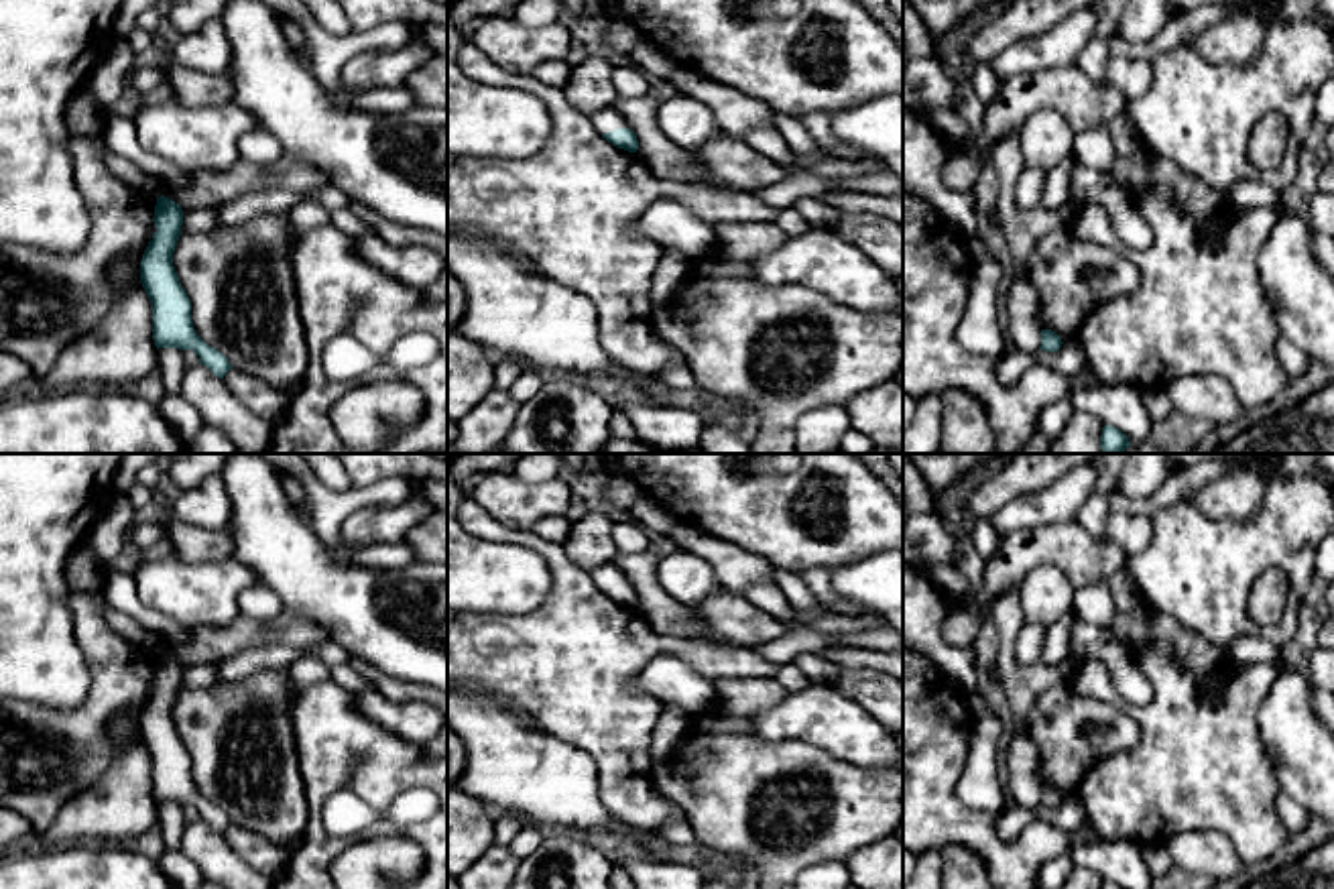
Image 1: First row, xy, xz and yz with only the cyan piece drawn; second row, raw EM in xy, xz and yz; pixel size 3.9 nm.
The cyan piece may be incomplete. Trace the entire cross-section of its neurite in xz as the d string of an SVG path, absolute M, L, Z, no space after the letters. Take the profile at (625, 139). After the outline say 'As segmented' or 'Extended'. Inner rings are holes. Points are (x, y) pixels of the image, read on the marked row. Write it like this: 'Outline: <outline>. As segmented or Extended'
Outline: M608 106L592 116L594 128L614 146L636 153L639 140L616 106Z. Extended

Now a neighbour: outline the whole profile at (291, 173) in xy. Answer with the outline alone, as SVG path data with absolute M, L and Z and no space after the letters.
M283 155L268 165L238 161L228 171L193 171L193 179L183 189L165 189L163 195L181 205L183 212L228 201L252 191L287 189L311 193L327 185L329 179L317 167Z

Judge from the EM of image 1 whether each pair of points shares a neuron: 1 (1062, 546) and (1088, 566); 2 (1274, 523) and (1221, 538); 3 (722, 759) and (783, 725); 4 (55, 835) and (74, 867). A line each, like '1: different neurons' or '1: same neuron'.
1: same neuron
2: same neuron
3: different neurons
4: different neurons

